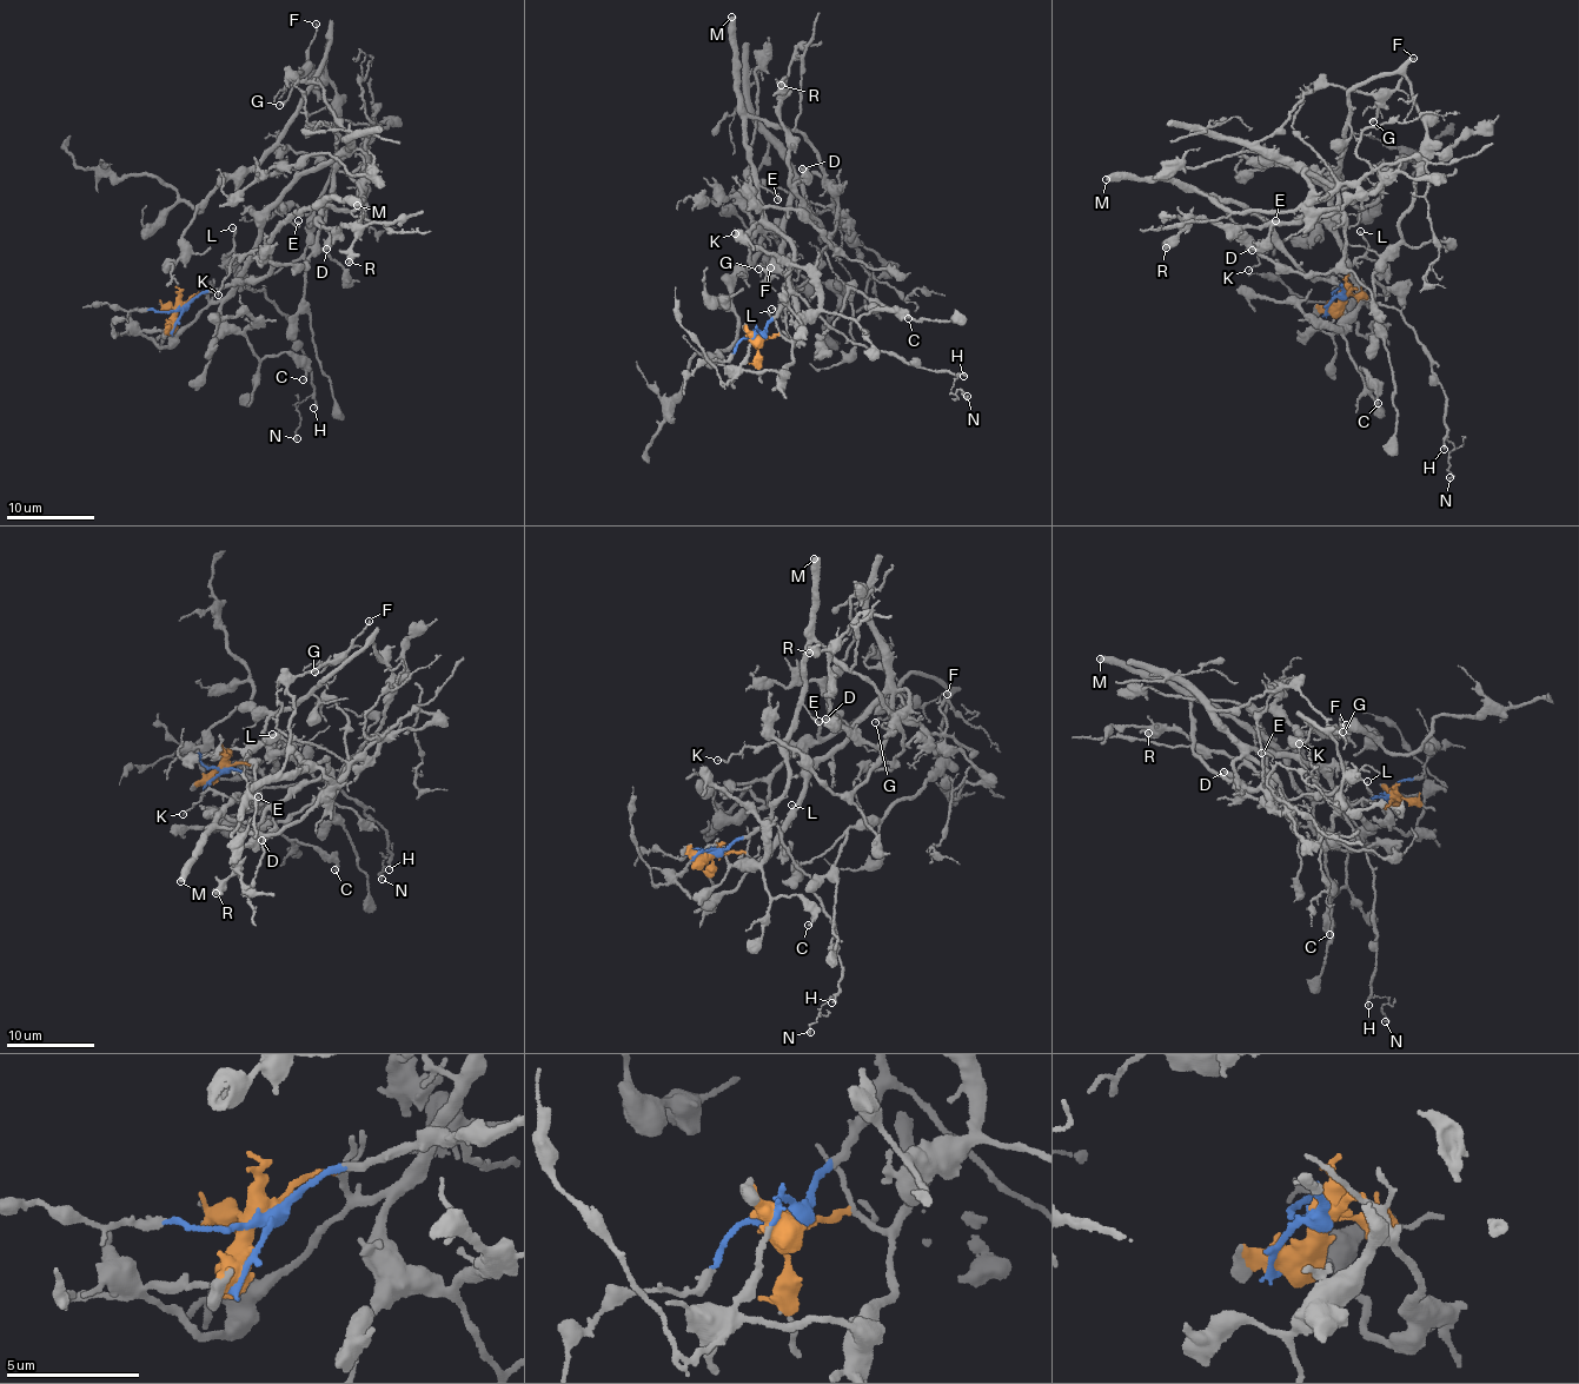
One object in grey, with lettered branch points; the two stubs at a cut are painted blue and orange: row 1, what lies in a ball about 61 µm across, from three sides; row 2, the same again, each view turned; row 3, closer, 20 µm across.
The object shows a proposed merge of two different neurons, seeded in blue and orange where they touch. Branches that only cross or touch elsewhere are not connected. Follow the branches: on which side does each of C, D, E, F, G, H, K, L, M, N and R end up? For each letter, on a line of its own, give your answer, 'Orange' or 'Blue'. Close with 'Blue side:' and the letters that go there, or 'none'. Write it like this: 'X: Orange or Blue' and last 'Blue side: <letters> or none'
C: Orange
D: Orange
E: Blue
F: Orange
G: Orange
H: Blue
K: Blue
L: Orange
M: Blue
N: Blue
R: Orange
Blue side: E, H, K, M, N

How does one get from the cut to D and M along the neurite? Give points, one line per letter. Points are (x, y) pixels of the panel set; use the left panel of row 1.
D: (179, 306), (230, 292), (259, 216), (344, 153), (323, 211), (326, 250)
M: (179, 309), (267, 273), (267, 245), (296, 213), (331, 198), (358, 205)

